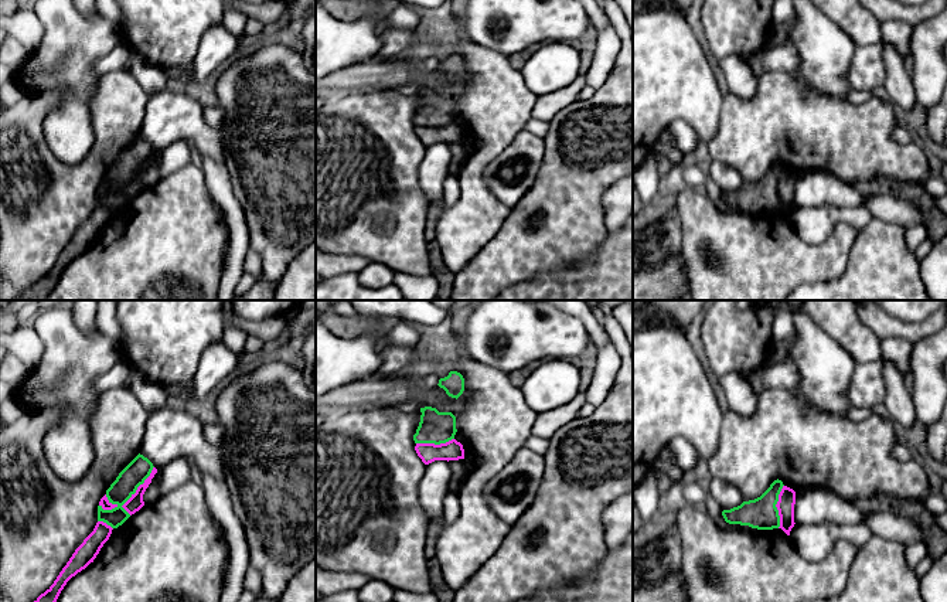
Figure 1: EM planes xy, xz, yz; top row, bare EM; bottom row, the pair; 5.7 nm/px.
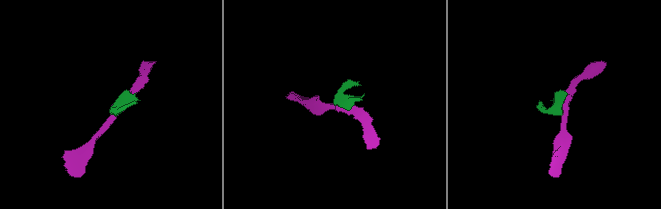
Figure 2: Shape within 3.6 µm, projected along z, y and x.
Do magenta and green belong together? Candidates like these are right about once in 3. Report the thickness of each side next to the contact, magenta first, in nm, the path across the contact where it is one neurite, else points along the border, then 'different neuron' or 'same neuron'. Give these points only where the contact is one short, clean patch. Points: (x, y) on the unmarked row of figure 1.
90/140 nm | along xy (153, 149), (149, 159), (122, 189), (129, 197) | different neuron

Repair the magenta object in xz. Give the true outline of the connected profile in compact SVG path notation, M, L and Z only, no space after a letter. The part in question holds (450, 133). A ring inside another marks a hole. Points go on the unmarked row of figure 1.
M452 122L446 126L416 126L415 133L425 147L435 143L459 143L464 142L464 132L460 125Z

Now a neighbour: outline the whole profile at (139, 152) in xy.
M139 136L106 173L109 186L116 190L103 193L102 188L98 188L98 204L106 205L112 211L122 208L130 200L122 188L136 176L137 170L144 166L153 150L153 146Z

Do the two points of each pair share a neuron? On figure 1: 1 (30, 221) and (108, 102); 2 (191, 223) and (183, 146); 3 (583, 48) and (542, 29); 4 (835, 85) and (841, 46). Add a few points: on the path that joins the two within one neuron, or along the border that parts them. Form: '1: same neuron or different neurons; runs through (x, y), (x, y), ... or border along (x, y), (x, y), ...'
1: same neuron; runs through (61, 196), (105, 152), (108, 133)
2: different neurons; border along (190, 162), (160, 179)
3: different neurons; border along (590, 24), (575, 40)
4: same neuron; runs through (835, 75), (835, 55)

